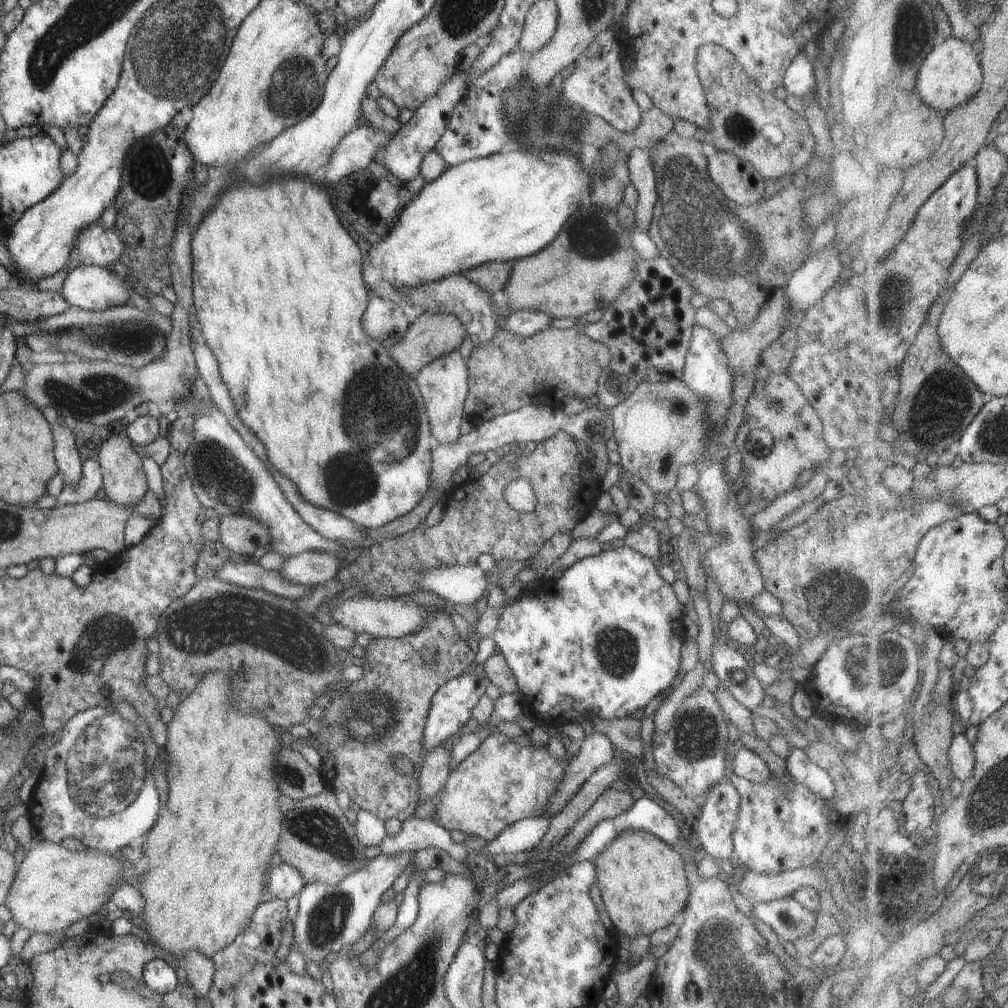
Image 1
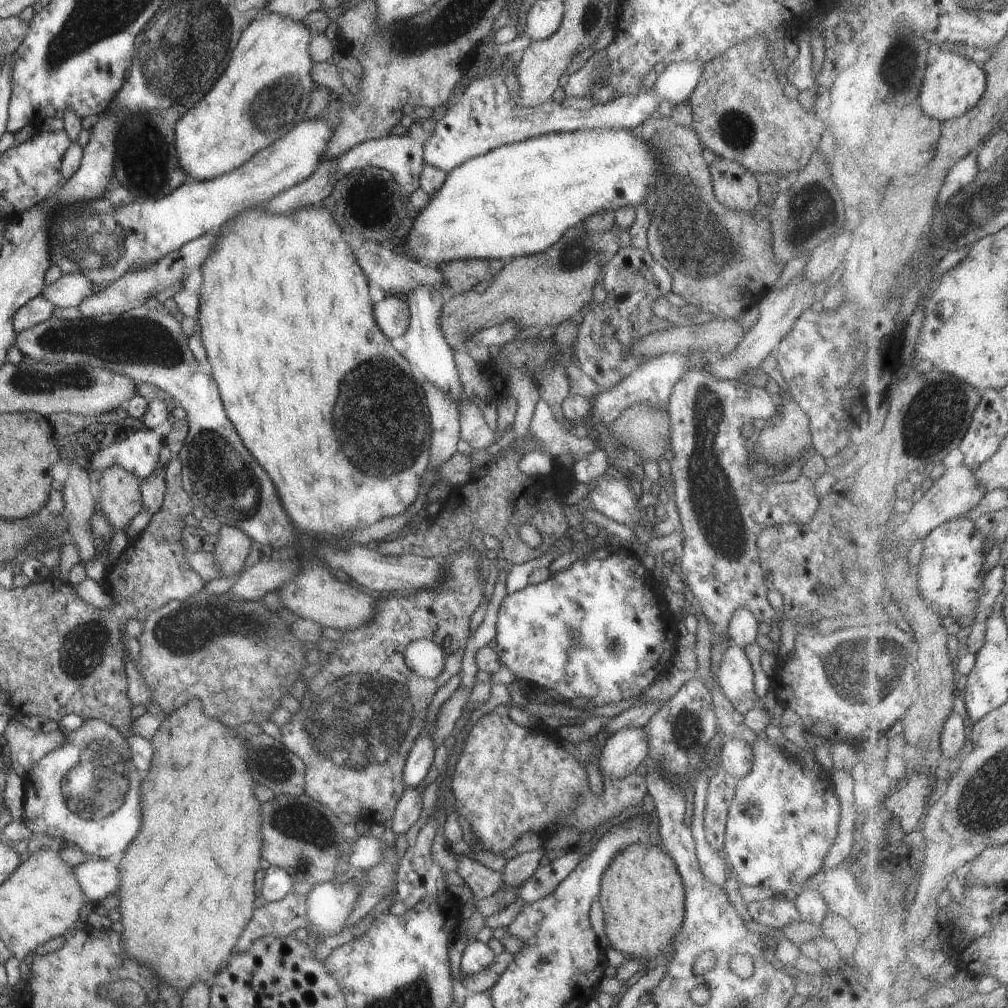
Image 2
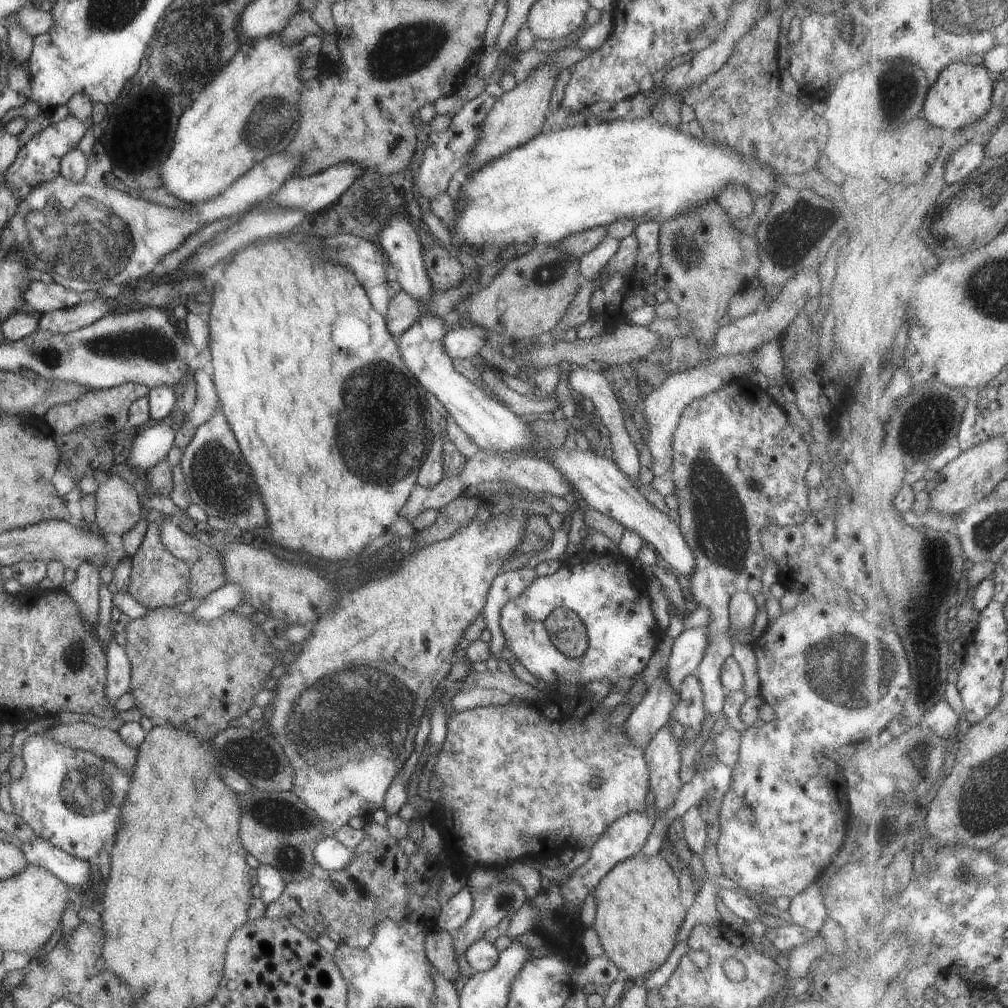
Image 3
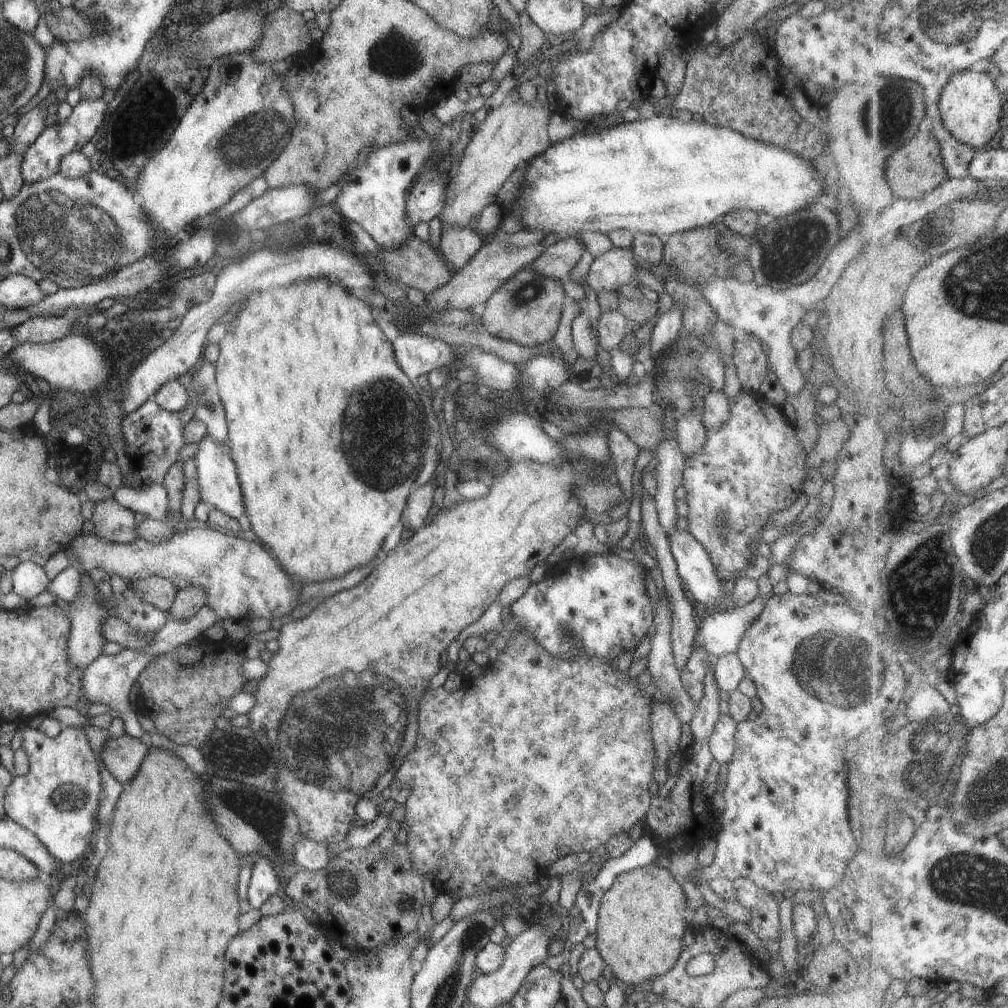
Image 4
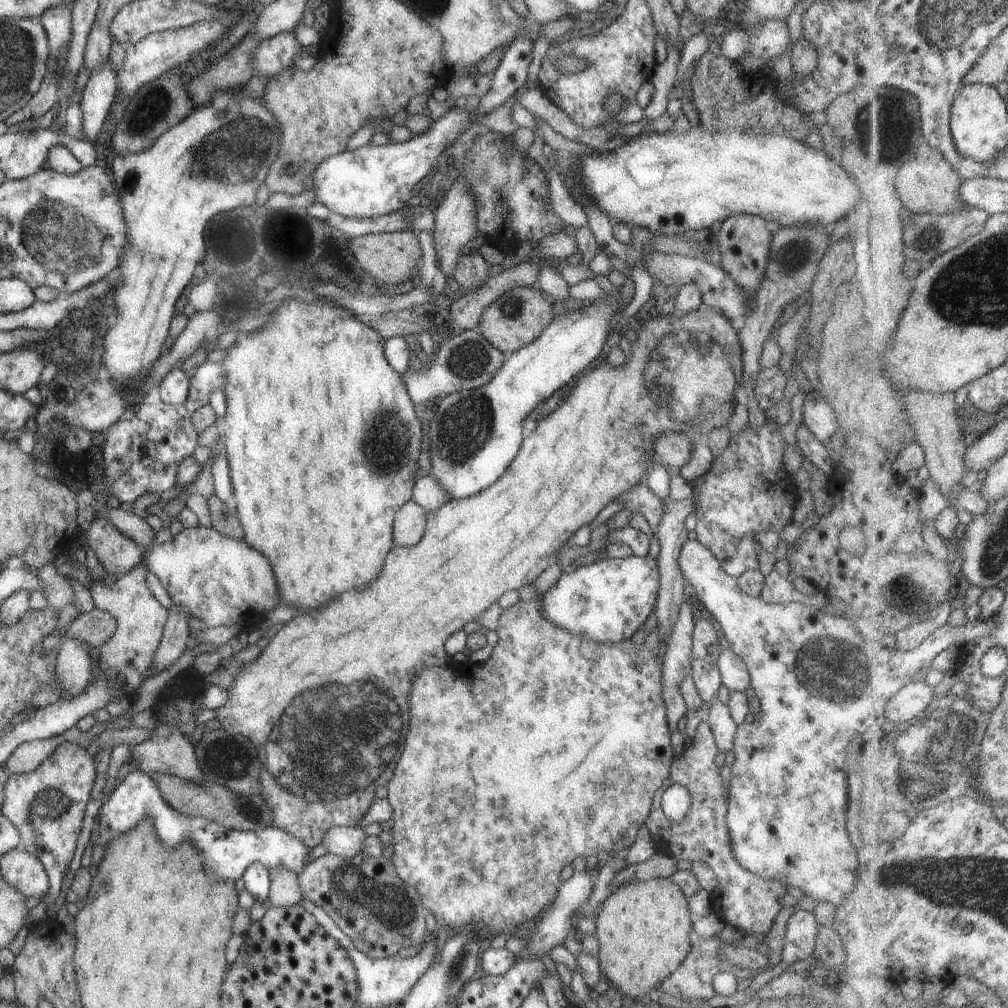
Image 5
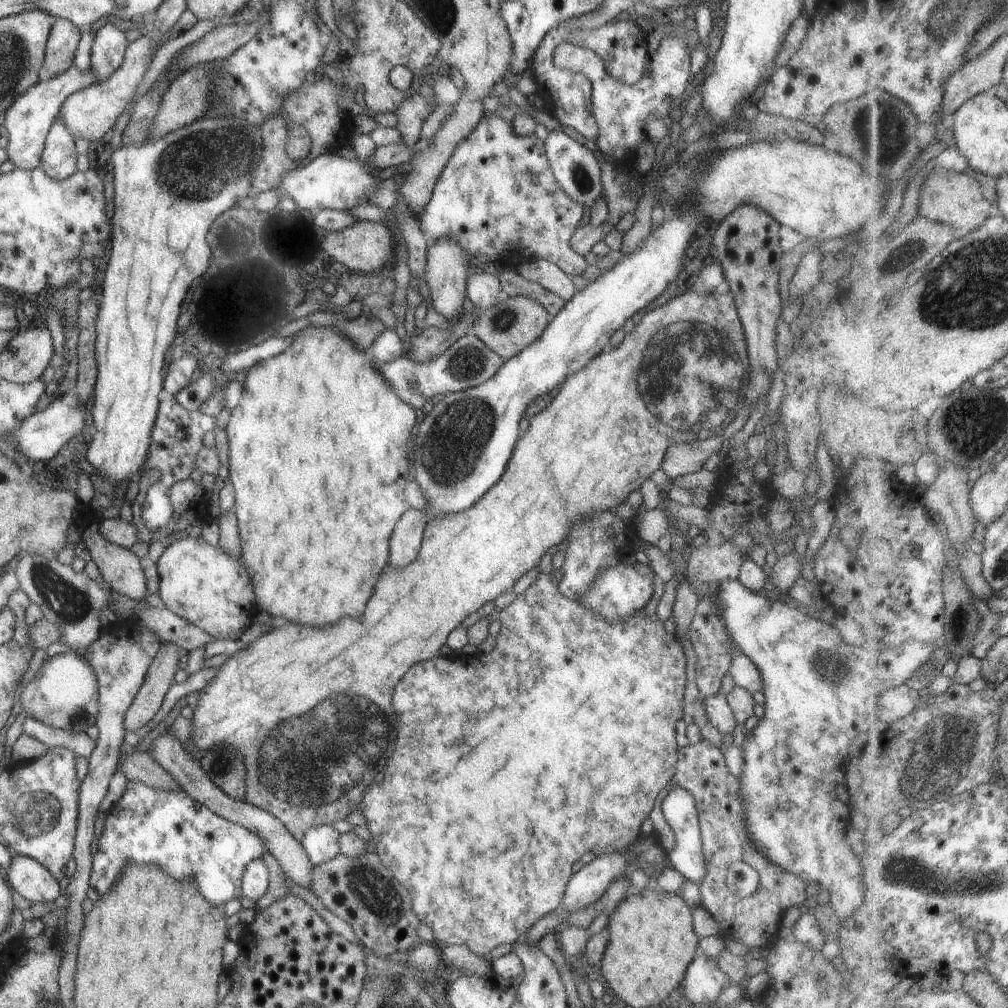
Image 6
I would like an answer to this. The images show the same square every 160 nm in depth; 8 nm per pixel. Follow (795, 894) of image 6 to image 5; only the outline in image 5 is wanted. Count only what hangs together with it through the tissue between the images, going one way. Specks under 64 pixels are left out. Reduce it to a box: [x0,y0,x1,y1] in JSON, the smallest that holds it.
[644,720,785,935]

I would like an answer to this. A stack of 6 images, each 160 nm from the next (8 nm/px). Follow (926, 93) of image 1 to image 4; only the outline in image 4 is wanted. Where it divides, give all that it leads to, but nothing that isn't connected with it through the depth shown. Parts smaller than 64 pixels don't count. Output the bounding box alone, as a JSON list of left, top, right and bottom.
[940,71,1006,150]

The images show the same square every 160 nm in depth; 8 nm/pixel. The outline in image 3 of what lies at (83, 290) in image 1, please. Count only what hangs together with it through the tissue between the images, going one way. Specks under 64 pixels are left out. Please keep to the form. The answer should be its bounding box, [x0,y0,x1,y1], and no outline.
[20,279,99,313]

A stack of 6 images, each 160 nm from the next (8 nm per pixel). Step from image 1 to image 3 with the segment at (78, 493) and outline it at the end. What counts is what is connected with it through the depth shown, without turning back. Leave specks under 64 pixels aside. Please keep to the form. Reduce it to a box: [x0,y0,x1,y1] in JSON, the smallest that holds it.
[125,422,176,472]

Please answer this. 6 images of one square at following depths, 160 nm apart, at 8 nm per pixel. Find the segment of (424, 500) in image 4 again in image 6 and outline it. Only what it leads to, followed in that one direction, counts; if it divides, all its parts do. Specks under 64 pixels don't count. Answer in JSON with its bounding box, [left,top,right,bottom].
[389,508,428,566]

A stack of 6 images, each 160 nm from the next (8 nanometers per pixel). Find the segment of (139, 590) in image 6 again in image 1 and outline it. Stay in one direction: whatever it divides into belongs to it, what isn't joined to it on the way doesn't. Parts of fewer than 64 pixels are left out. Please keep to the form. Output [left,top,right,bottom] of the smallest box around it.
[96,430,148,508]

